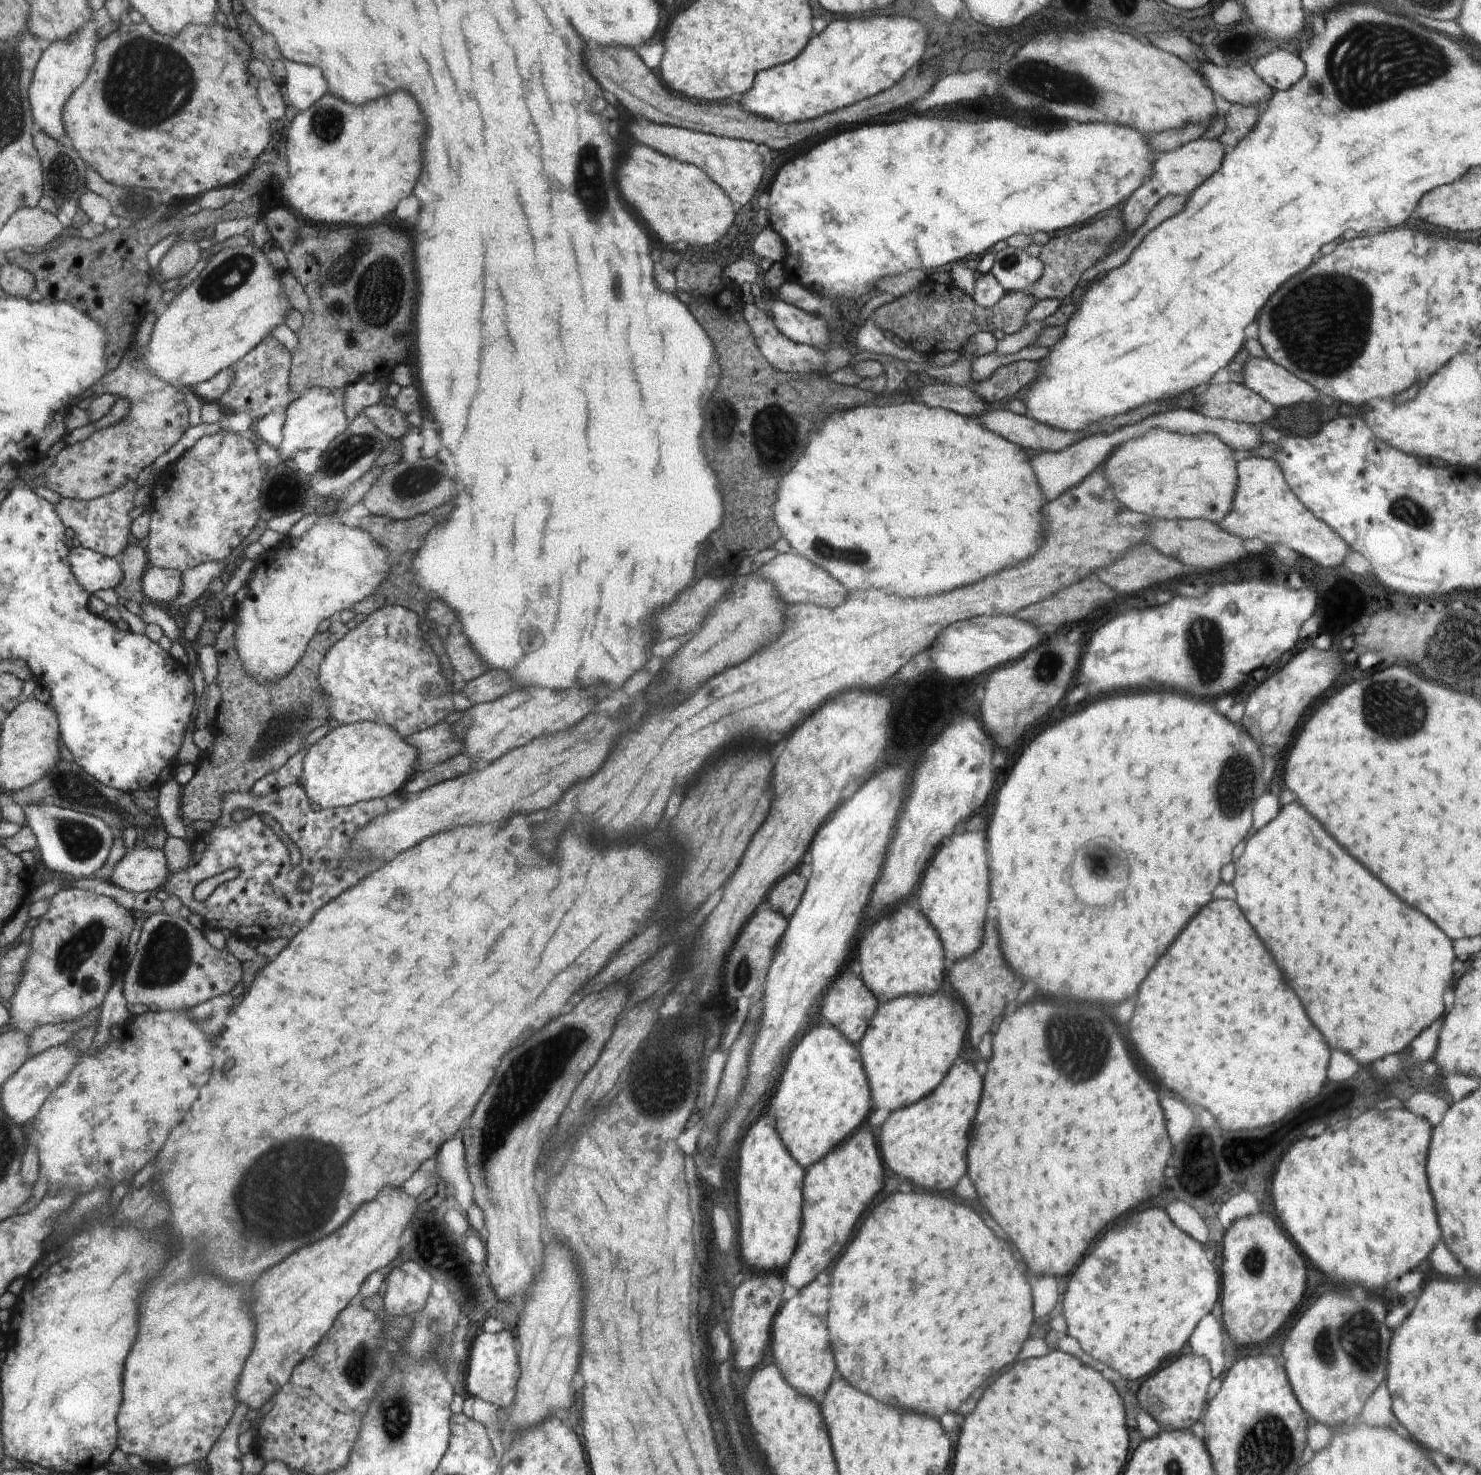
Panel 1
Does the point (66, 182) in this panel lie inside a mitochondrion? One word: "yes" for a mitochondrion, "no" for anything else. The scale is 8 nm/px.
yes

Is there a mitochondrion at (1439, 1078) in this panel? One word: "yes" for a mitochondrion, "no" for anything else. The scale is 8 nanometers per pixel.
no

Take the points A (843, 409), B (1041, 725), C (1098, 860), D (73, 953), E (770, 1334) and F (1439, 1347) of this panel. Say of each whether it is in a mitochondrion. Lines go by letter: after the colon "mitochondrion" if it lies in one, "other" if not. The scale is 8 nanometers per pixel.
A: other
B: other
C: mitochondrion
D: mitochondrion
E: other
F: other

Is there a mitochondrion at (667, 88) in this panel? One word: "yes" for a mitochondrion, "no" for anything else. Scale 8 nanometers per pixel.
no

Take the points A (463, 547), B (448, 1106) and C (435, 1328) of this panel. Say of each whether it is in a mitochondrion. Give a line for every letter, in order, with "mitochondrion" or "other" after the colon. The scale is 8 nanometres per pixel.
A: other
B: other
C: mitochondrion

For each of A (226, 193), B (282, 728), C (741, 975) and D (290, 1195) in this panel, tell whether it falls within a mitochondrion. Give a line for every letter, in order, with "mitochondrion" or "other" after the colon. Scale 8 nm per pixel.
A: other
B: mitochondrion
C: mitochondrion
D: mitochondrion

